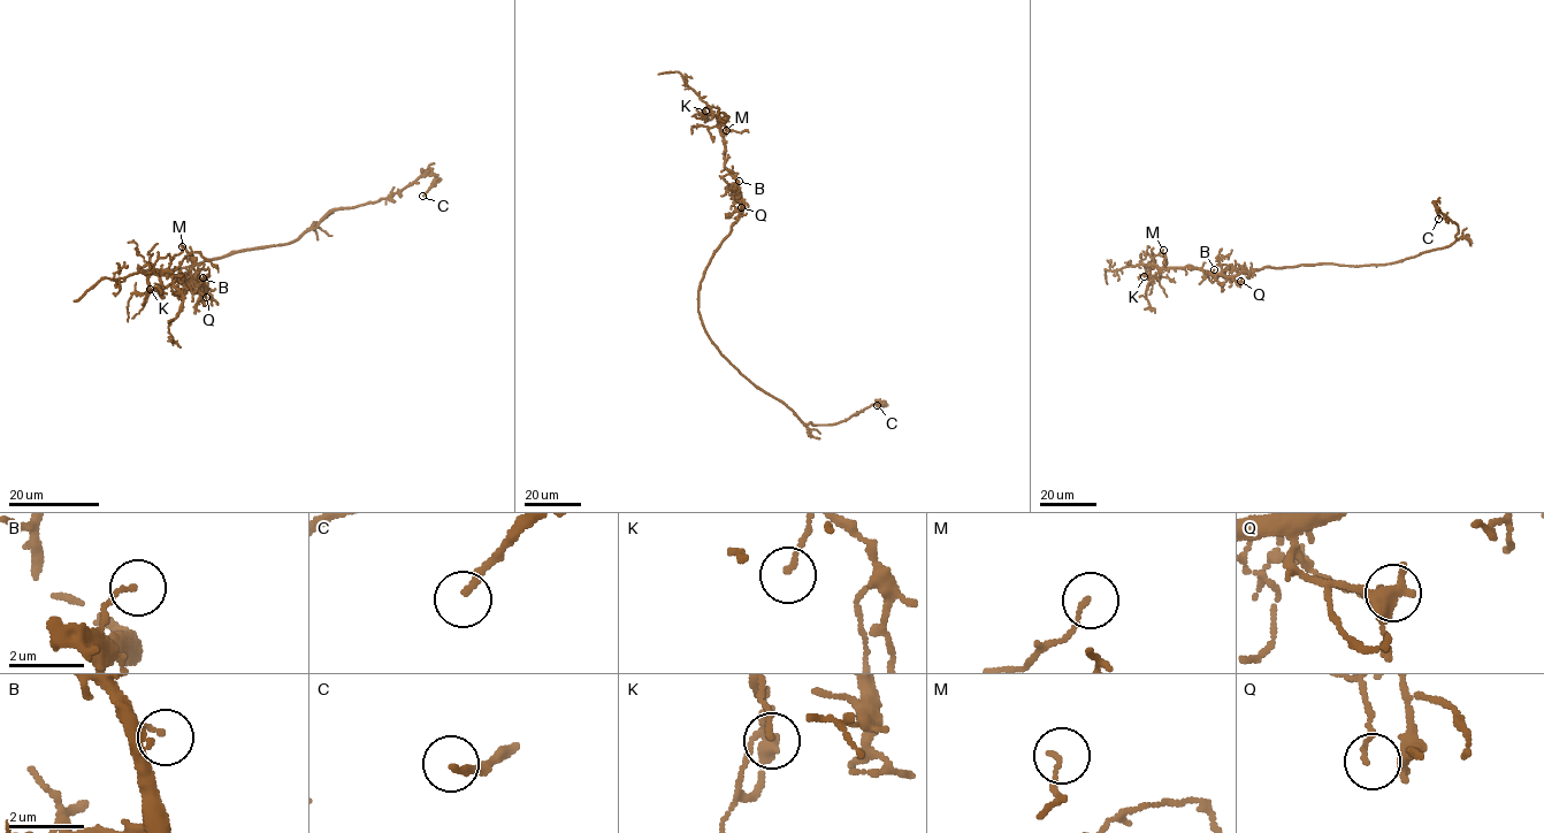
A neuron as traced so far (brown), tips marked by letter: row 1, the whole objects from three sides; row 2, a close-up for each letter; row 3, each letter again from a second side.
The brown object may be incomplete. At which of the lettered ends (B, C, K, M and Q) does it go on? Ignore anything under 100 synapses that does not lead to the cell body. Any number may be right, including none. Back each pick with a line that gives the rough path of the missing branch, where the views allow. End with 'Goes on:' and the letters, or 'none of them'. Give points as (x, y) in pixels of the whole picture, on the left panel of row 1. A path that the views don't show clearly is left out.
Goes on: none of them

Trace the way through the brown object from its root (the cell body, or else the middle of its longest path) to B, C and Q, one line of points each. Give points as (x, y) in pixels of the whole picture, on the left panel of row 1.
B: (138, 269), (189, 275), (204, 281), (206, 288), (199, 283), (203, 277)
C: (138, 269), (173, 272), (292, 243), (331, 211), (374, 203), (433, 175), (435, 183), (422, 196)
Q: (138, 269), (189, 275), (205, 282), (206, 297)

